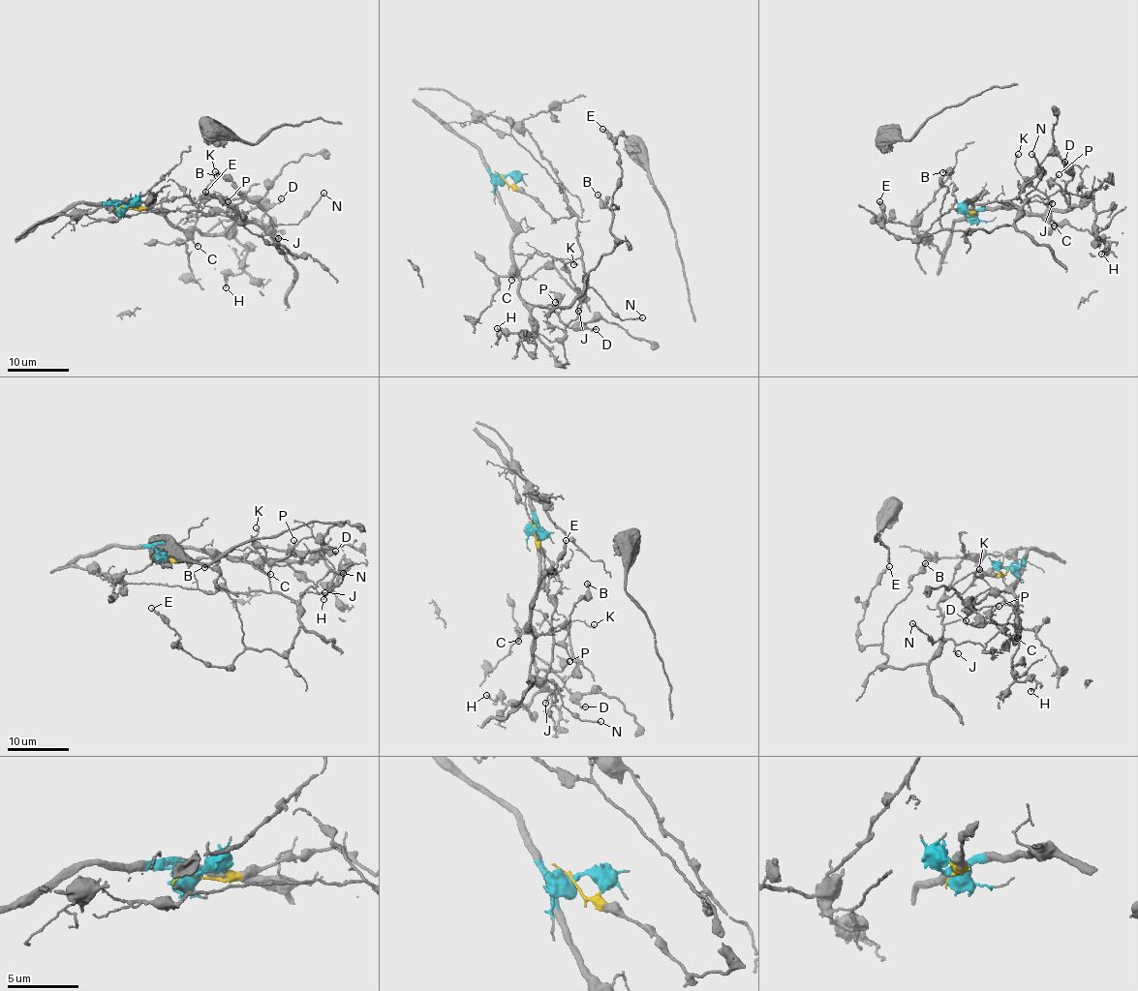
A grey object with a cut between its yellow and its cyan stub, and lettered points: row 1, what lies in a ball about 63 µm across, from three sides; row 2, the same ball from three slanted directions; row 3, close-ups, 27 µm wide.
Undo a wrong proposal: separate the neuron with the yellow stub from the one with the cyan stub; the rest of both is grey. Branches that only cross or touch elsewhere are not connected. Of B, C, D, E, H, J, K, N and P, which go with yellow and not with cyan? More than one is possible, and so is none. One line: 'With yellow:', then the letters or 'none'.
With yellow: B, E, J, N

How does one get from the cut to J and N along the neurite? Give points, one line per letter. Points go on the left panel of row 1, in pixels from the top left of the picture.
J: (123, 208), (151, 207), (185, 196), (200, 206), (220, 208), (254, 223), (269, 234), (272, 226), (278, 238)
N: (123, 208), (151, 207), (185, 196), (254, 223), (269, 234), (278, 225), (296, 225), (322, 192)

